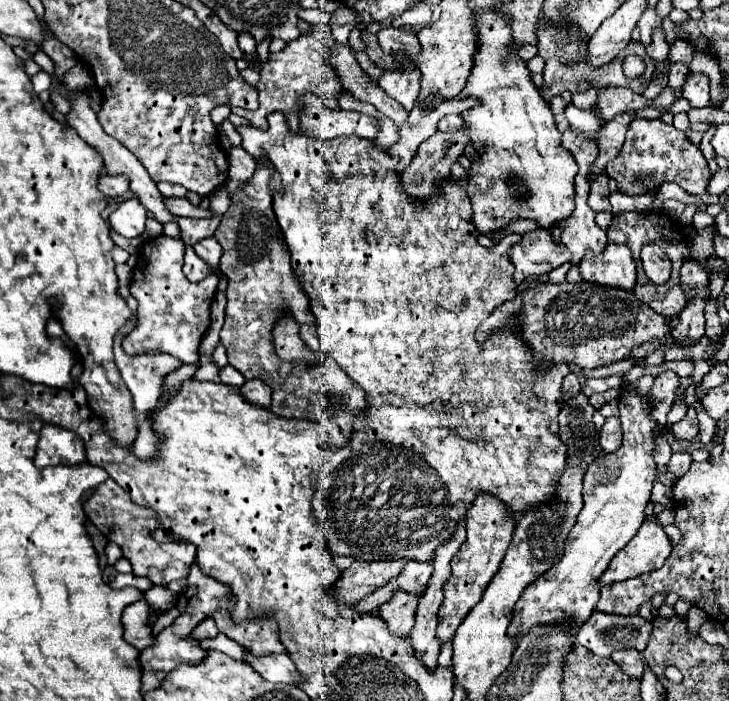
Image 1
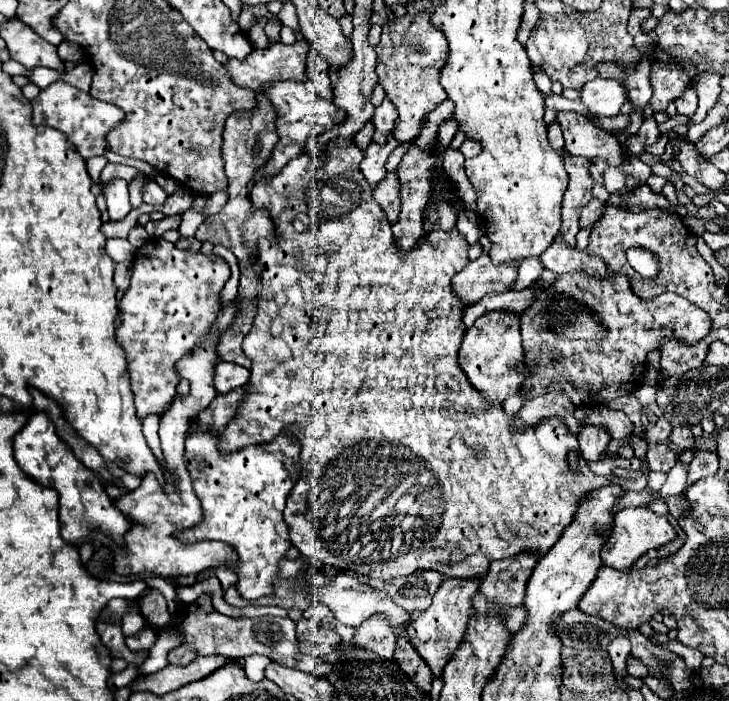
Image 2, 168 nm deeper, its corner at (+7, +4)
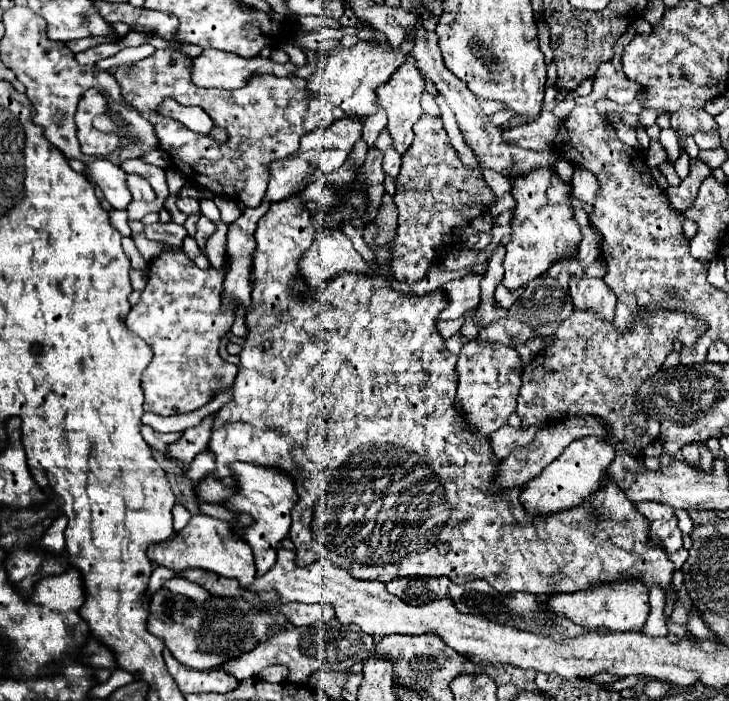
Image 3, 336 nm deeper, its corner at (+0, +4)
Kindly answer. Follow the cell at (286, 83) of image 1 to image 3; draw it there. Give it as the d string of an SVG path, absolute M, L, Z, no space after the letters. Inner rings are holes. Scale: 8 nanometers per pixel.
M203 50L201 56L195 58L195 84L199 86L215 86L215 88L243 88L257 74L275 74L275 76L295 76L297 66L293 62L279 64L271 58L255 56L255 58L239 58L237 54L227 54L219 50Z

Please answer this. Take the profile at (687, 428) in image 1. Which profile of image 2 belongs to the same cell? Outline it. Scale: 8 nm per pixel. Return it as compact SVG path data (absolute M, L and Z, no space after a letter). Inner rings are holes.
M688 426L674 428L672 436L670 436L670 442L674 442L680 450L694 450L694 436L692 436Z

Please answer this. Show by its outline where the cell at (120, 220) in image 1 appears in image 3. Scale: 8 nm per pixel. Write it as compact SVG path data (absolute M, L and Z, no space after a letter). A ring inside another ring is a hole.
M95 160L87 164L87 168L89 176L93 176L93 182L103 190L109 204L117 210L127 210L133 200L127 188L127 174L107 160Z

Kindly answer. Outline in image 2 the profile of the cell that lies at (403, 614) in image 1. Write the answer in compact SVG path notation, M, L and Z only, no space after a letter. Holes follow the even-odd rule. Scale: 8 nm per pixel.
M368 618L360 628L356 628L354 646L372 650L384 660L392 660L396 646L396 632L384 622L384 618Z

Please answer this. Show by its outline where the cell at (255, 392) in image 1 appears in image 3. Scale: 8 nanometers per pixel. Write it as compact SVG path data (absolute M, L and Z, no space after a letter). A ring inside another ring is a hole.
M215 414L203 418L201 424L187 428L177 442L169 444L169 458L175 462L191 462L201 450L205 450L211 440L213 420L215 420Z

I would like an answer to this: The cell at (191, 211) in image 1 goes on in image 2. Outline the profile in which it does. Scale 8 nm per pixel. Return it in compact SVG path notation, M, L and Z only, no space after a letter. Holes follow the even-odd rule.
M146 180L144 188L142 188L142 198L148 204L164 204L168 194L154 182L154 180Z

